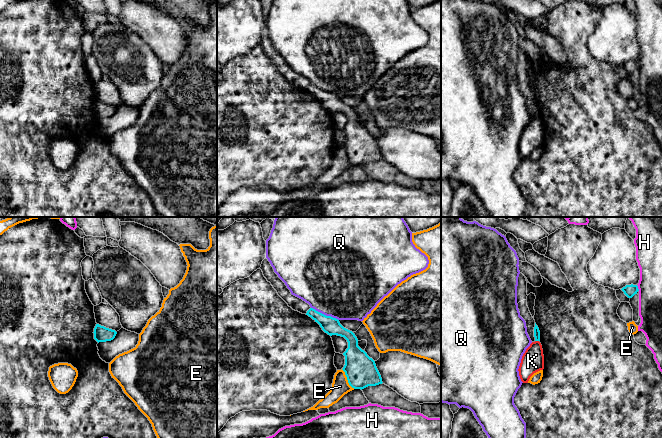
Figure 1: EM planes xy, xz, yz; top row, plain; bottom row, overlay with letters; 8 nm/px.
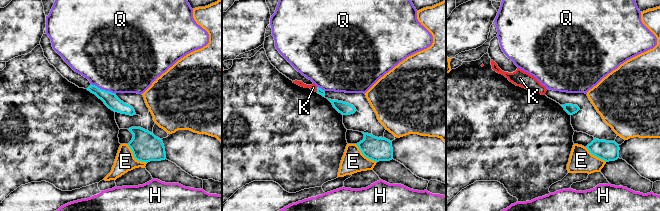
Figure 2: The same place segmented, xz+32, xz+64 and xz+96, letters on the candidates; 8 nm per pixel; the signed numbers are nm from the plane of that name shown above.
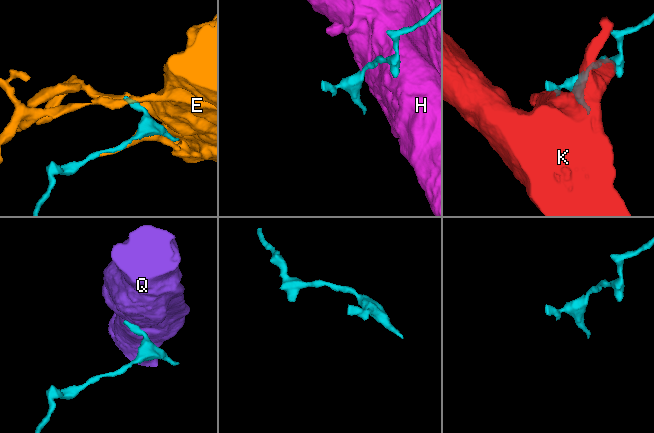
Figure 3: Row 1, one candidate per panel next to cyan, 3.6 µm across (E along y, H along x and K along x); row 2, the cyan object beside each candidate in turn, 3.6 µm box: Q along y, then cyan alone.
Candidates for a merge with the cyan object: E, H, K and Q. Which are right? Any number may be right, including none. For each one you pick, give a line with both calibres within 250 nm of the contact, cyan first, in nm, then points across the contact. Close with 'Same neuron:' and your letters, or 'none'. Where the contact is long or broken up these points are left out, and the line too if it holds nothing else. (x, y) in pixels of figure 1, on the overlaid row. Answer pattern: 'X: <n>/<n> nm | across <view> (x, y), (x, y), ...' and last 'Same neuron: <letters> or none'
Same neuron: none

